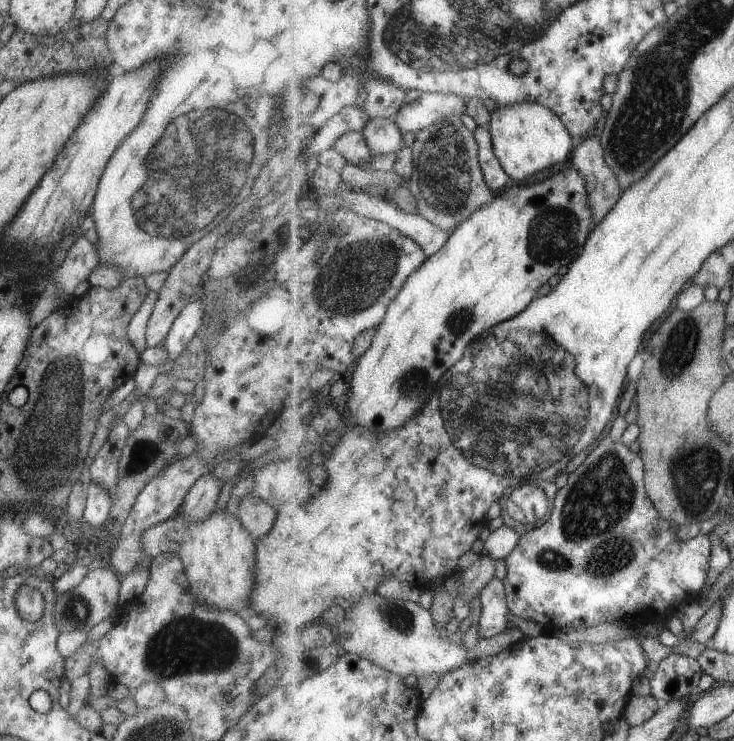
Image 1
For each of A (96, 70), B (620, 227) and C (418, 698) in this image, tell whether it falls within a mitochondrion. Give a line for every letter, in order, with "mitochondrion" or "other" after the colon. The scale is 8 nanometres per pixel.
A: other
B: other
C: other

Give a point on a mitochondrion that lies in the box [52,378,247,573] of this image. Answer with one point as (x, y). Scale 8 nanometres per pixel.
(145, 453)

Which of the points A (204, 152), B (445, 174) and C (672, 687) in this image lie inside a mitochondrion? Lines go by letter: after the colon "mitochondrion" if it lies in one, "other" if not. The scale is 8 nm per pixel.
A: mitochondrion
B: mitochondrion
C: other

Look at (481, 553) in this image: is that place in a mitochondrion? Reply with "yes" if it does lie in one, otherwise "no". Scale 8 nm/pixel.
no

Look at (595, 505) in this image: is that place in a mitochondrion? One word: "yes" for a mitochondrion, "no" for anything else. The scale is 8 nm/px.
yes

